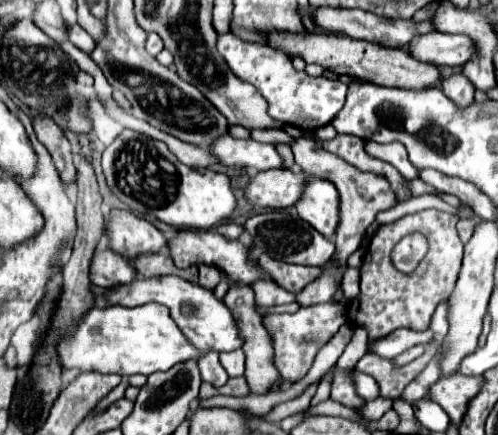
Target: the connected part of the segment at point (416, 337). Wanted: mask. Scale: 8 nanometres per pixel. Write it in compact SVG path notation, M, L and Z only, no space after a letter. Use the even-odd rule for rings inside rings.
M394 330L392 334L388 334L386 338L378 340L374 344L374 352L382 358L396 358L398 354L402 354L404 350L418 346L418 344L428 344L428 340L432 340L434 334L430 330L424 332L412 332L412 330Z

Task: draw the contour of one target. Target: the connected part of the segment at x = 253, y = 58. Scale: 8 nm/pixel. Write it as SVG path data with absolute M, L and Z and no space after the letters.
M228 32L228 34L220 34L218 52L224 56L230 70L238 78L258 88L258 92L268 100L268 114L276 120L298 126L300 130L306 130L306 132L318 130L330 124L330 120L334 120L334 116L344 106L346 92L348 92L346 84L342 84L340 80L330 80L324 76L314 78L314 76L308 76L306 72L298 72L294 70L292 60L288 60L288 56L268 48L266 44L246 42L234 36L232 32Z

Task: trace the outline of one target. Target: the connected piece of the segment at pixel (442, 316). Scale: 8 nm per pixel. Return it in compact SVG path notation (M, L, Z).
M448 302L440 304L440 308L436 308L434 316L432 316L432 324L430 324L430 330L436 334L436 336L446 336L448 332L448 324L446 324L446 314L448 314Z

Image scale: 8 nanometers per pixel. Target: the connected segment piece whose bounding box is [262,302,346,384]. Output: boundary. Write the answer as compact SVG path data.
M324 302L324 304L316 304L316 306L302 306L298 312L294 314L270 314L264 316L262 324L264 328L272 334L274 340L274 362L276 368L280 370L280 374L284 374L284 378L294 384L298 380L302 380L316 354L320 352L320 348L338 332L338 328L346 322L346 310L342 304L332 304L332 302Z

